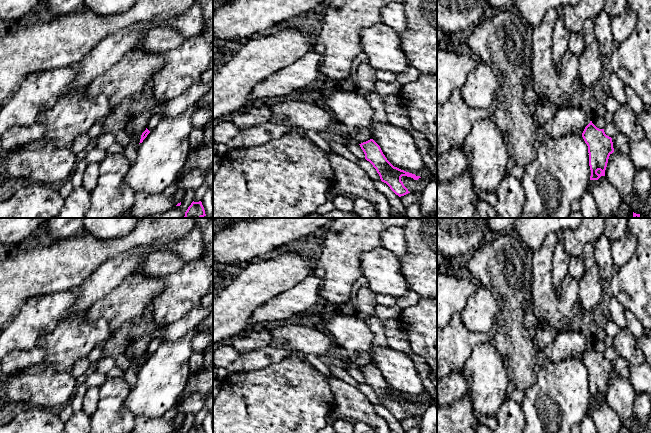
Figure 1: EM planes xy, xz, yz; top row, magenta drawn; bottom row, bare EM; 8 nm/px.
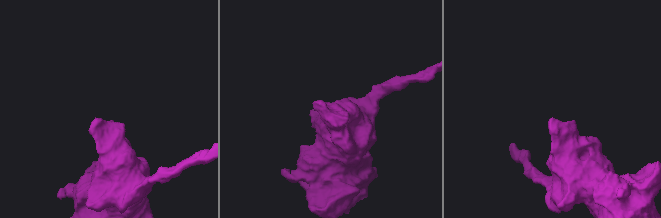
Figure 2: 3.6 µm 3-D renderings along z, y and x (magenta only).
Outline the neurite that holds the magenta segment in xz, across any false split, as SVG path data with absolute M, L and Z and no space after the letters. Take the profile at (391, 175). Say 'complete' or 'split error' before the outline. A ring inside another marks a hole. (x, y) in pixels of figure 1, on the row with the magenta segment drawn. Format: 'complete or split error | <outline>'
complete | M373 139L359 145L365 154L365 159L376 169L381 181L386 183L399 197L410 193L401 181L402 176L411 177L414 180L421 178L420 176L416 176L415 174L394 167L387 160L380 146Z

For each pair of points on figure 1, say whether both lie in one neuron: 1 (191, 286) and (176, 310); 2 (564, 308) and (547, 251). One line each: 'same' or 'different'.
1: same
2: same

